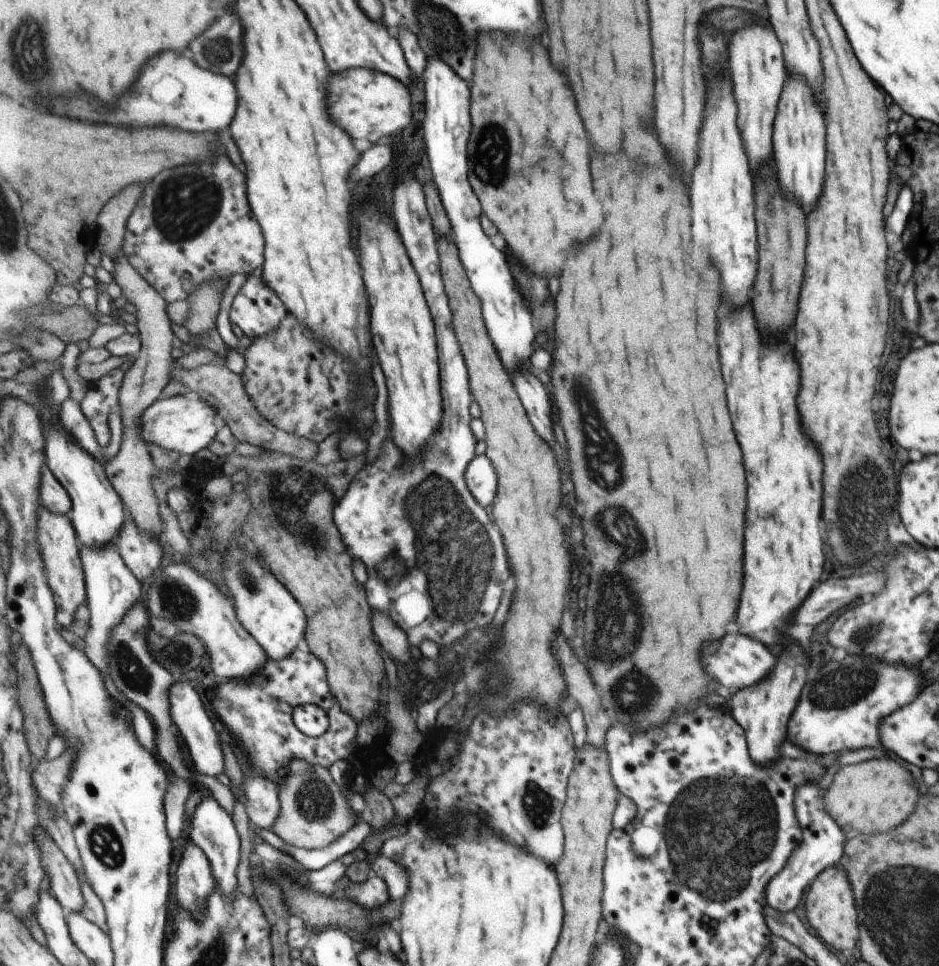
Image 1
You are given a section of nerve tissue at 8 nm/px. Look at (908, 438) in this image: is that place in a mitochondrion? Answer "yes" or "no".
no

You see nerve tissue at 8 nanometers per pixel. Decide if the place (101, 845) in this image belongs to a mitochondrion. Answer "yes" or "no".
yes

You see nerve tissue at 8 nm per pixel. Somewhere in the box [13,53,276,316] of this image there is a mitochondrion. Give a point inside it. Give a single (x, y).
(184, 204)

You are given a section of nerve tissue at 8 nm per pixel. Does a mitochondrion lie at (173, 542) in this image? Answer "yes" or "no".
no

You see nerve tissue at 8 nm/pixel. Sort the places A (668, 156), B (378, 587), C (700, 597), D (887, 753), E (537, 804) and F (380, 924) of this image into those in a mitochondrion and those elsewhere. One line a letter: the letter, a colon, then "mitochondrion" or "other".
A: other
B: other
C: other
D: other
E: mitochondrion
F: other

